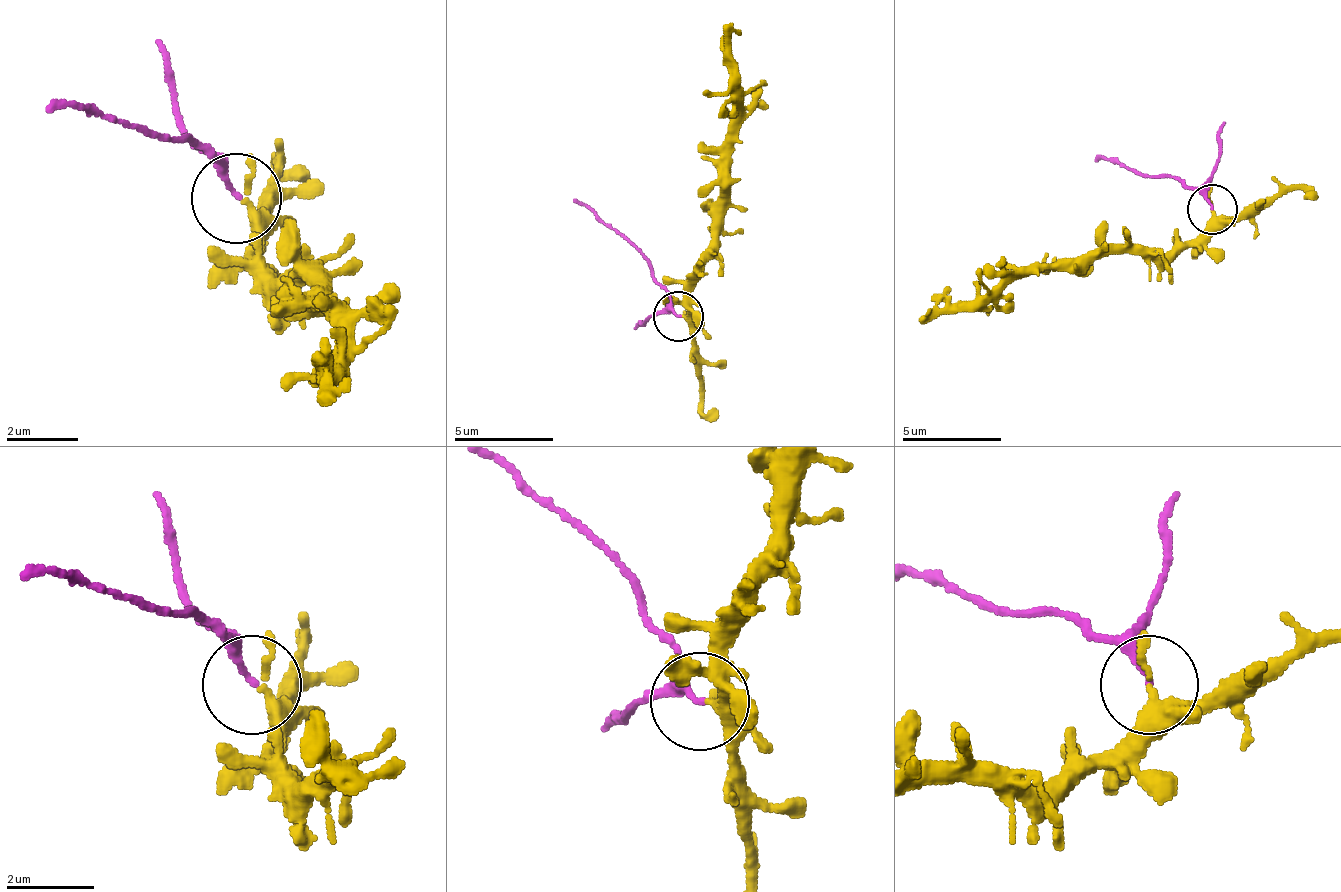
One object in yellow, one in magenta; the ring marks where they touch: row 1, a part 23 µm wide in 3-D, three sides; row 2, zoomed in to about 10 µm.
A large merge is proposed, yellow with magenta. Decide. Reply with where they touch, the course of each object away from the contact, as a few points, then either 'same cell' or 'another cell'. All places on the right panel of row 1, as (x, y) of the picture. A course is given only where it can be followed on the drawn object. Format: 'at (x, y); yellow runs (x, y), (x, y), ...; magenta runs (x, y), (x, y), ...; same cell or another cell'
at (1212, 209); yellow runs (1210, 213), (1205, 227), (1176, 242), (1166, 252), (1017, 267), (982, 297), (937, 302), (917, 322); magenta runs (1210, 208), (1171, 178), (1146, 178), (1096, 153); another cell

